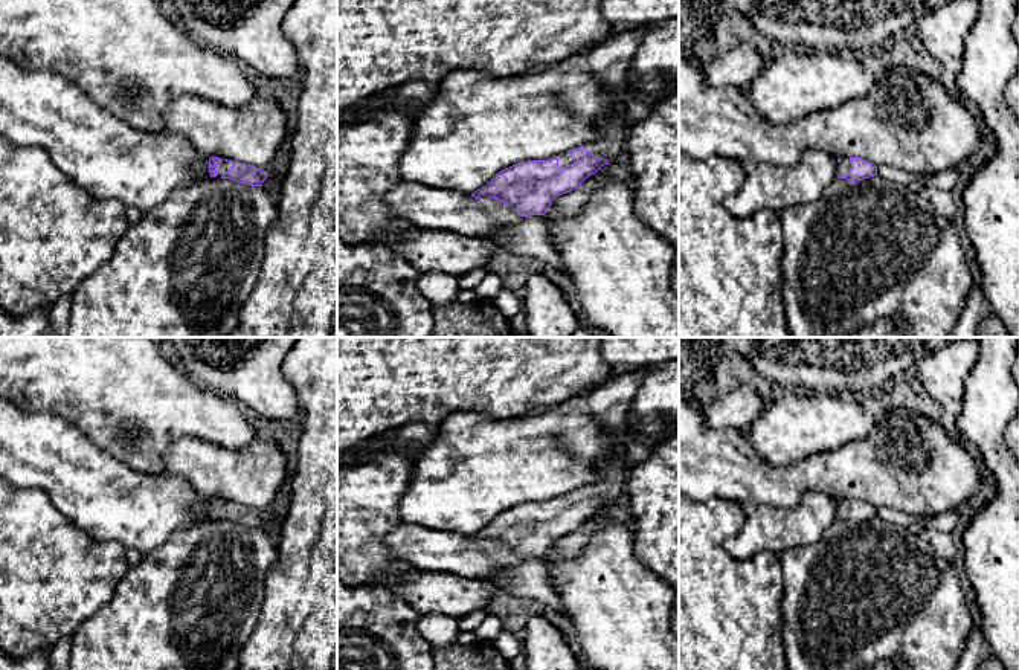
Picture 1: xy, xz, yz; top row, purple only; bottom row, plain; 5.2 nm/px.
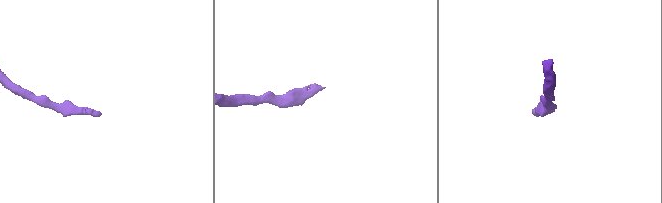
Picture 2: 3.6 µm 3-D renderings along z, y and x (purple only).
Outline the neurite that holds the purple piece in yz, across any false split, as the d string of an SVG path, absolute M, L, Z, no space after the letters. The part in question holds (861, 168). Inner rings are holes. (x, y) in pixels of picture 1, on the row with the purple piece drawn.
M842 157L836 163L836 176L847 179L851 183L857 183L863 179L877 176L877 166L860 157Z

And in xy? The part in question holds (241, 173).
M220 157L209 159L209 174L211 177L230 179L250 186L262 186L265 191L275 188L278 182L270 166L261 169Z

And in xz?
M615 113L596 142L552 156L548 160L519 162L497 172L485 186L471 194L479 200L497 198L522 217L545 215L552 201L577 186L609 159L625 148L630 122Z

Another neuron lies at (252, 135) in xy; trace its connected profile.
M265 95L232 108L200 96L177 98L163 116L165 130L186 137L206 157L268 168L291 133L285 111Z

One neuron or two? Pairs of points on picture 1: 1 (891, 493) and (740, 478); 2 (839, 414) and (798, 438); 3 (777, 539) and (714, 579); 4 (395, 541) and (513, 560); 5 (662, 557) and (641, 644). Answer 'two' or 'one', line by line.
1: one
2: one
3: two
4: one
5: two

